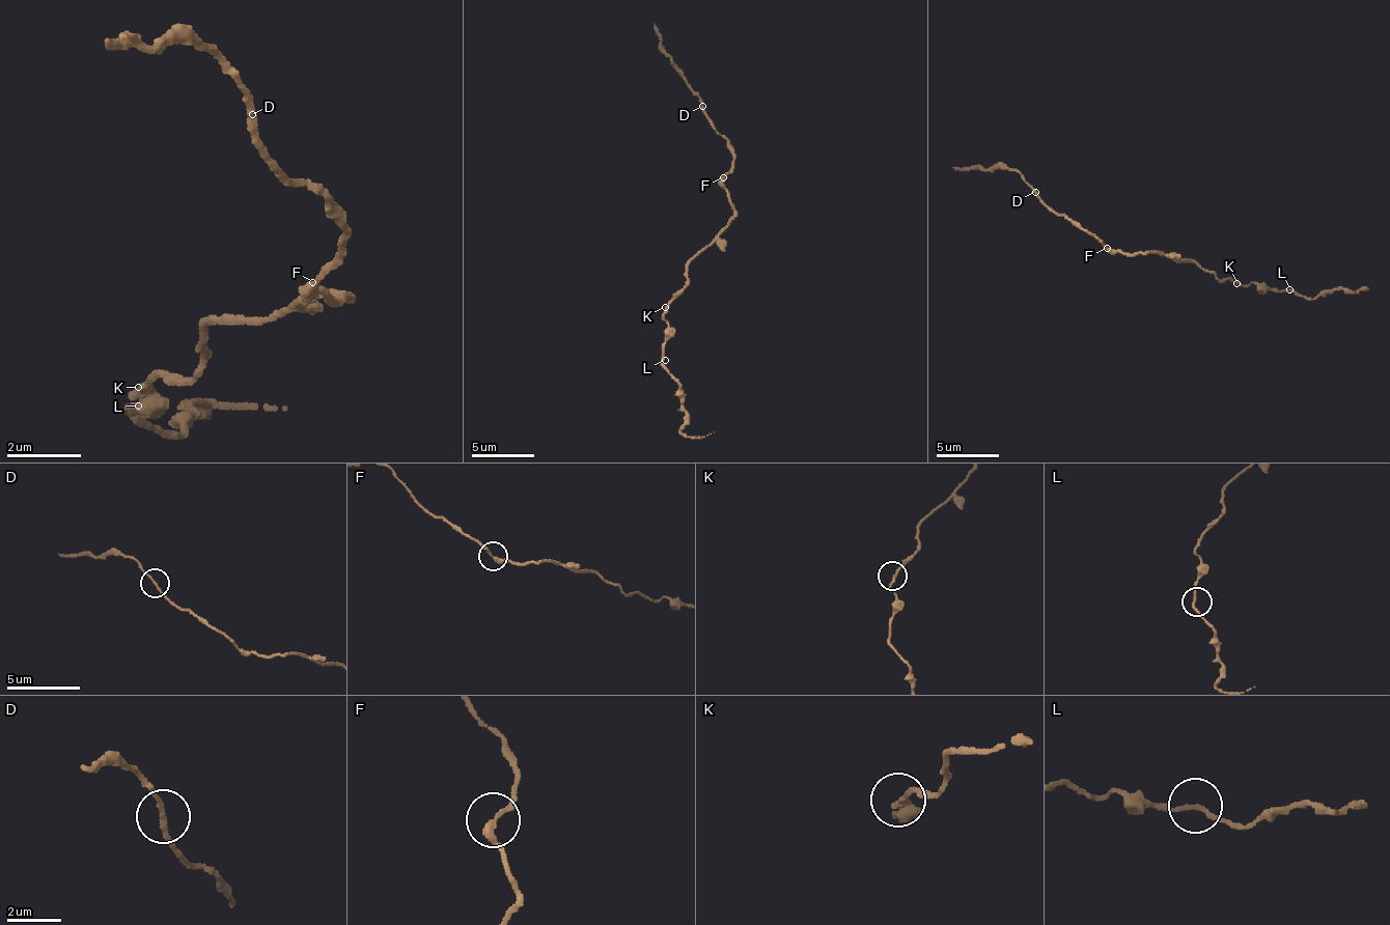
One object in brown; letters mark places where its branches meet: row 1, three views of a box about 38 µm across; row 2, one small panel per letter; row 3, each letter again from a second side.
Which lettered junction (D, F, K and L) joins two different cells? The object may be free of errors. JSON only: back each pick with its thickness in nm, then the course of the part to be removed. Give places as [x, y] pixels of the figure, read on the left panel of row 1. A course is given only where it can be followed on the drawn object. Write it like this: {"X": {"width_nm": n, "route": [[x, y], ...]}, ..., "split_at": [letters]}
{"split_at": []}

